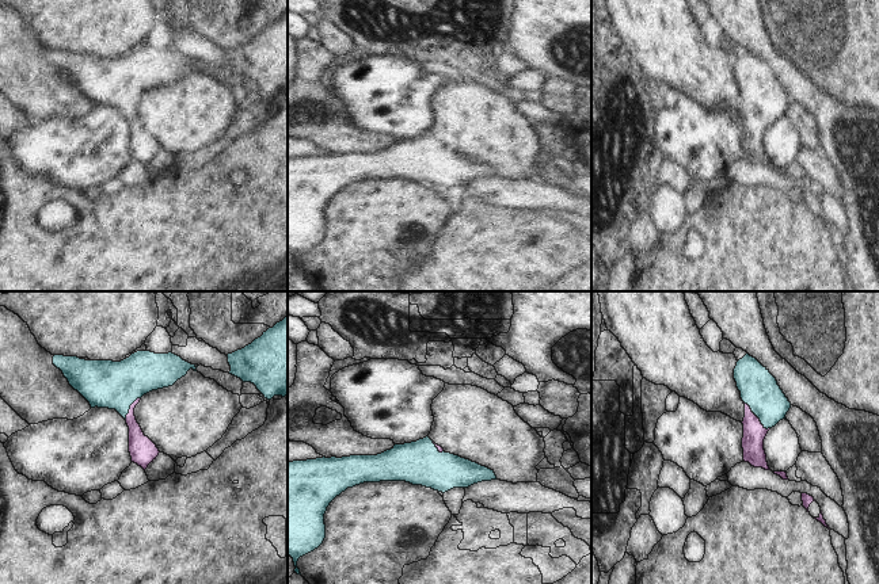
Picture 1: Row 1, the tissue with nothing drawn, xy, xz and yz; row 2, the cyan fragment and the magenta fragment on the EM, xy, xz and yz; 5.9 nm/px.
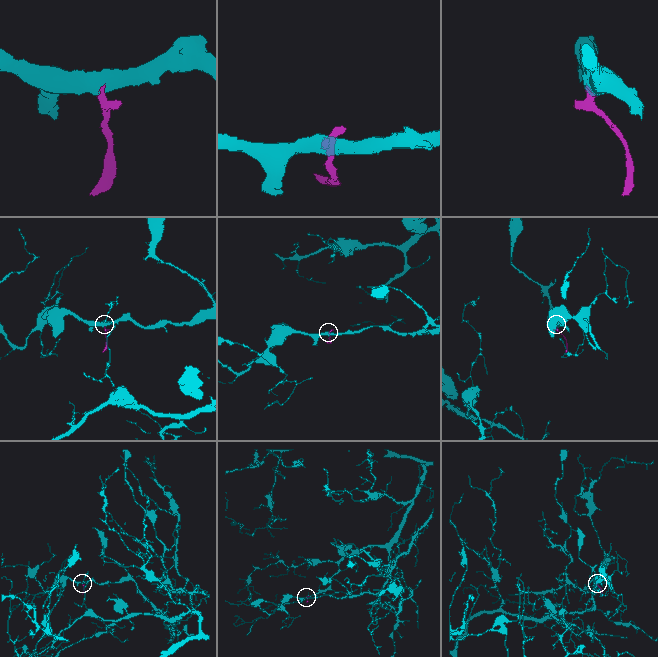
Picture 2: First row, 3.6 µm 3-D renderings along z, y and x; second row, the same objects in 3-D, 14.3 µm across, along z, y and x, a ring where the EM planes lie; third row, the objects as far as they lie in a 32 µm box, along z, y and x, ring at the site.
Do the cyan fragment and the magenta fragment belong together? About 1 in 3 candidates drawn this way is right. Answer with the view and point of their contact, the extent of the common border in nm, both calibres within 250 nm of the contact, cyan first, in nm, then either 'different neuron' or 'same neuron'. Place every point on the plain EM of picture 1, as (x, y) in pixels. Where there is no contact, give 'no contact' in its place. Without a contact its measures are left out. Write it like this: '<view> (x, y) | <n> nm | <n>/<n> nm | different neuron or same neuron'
yz (756, 111) | 220 nm | 220/130 nm | same neuron

